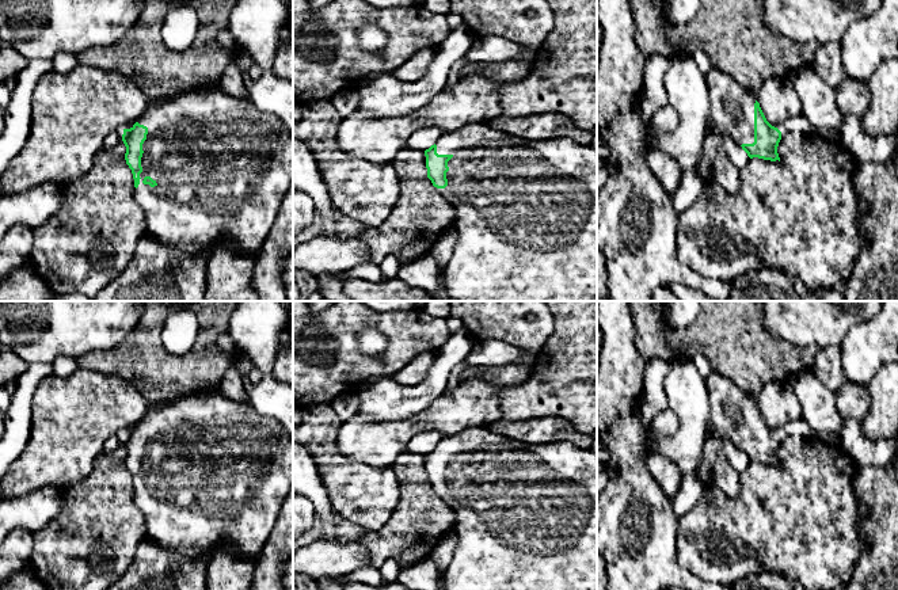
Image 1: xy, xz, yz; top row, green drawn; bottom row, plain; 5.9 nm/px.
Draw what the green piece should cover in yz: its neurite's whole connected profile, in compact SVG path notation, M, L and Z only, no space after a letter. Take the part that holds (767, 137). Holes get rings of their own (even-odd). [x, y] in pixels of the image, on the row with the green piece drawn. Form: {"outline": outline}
{"outline": "M716 68L705 73L711 132L695 168L705 183L720 184L728 194L741 193L741 170L730 160L723 140L742 146L750 159L780 161L777 146L781 132L772 126L756 99L756 92L739 87Z"}

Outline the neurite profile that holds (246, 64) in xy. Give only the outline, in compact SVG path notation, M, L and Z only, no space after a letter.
M239 54L237 66L247 79L247 81L260 72L255 61L248 54Z

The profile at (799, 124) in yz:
M802 114L795 115L784 121L779 130L783 132L796 132L804 134L815 134L817 127L814 127Z

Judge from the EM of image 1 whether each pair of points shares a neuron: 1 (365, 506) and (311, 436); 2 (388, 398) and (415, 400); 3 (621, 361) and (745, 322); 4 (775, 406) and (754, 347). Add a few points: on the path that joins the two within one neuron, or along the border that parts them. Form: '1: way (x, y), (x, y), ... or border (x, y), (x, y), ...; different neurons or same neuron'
1: way (354, 488), (335, 469), (324, 453); same neuron
2: way (395, 400), (408, 400); same neuron
3: border (632, 323), (636, 349), (645, 361); different neurons
4: border (788, 376), (780, 380), (769, 380), (754, 395); different neurons

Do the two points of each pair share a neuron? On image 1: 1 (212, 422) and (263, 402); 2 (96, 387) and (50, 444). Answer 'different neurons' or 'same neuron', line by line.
1: different neurons
2: same neuron

